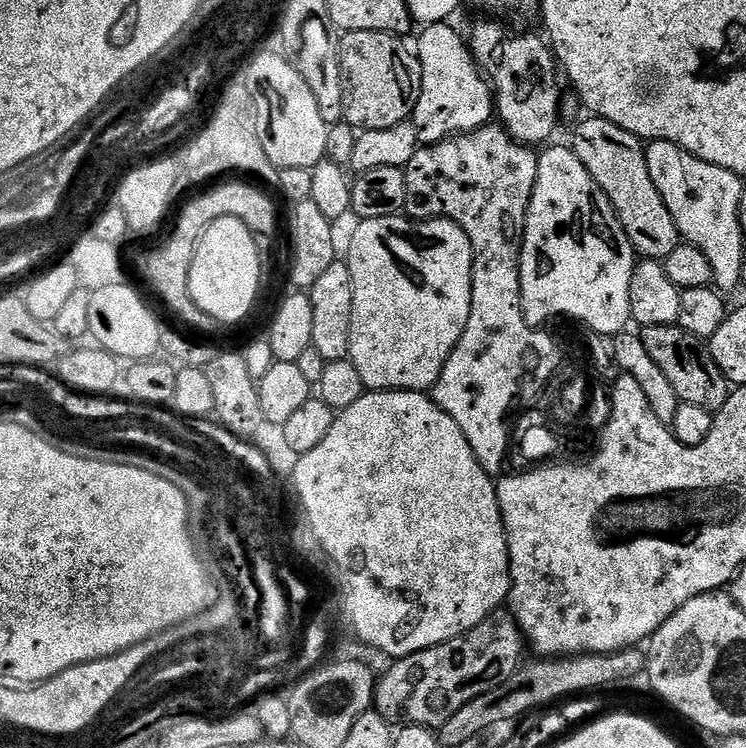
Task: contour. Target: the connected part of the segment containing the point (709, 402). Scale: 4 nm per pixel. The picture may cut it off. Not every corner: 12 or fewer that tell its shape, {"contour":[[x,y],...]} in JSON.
{"contour":[[676,324],[639,335],[681,402],[713,414],[730,385],[701,337]]}

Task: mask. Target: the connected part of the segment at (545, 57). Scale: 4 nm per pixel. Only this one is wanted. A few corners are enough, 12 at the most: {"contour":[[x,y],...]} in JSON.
{"contour":[[484,18],[472,57],[519,144],[560,120],[561,77],[543,35]]}

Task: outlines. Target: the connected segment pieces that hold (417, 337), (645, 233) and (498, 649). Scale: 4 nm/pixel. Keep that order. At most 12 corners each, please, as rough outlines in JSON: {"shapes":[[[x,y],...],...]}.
{"shapes":[[[361,220],[348,359],[427,393],[470,322],[453,220]],[[601,116],[572,153],[606,194],[637,257],[682,241],[645,141]],[[488,616],[393,659],[375,711],[439,730],[510,679],[522,635]]]}

